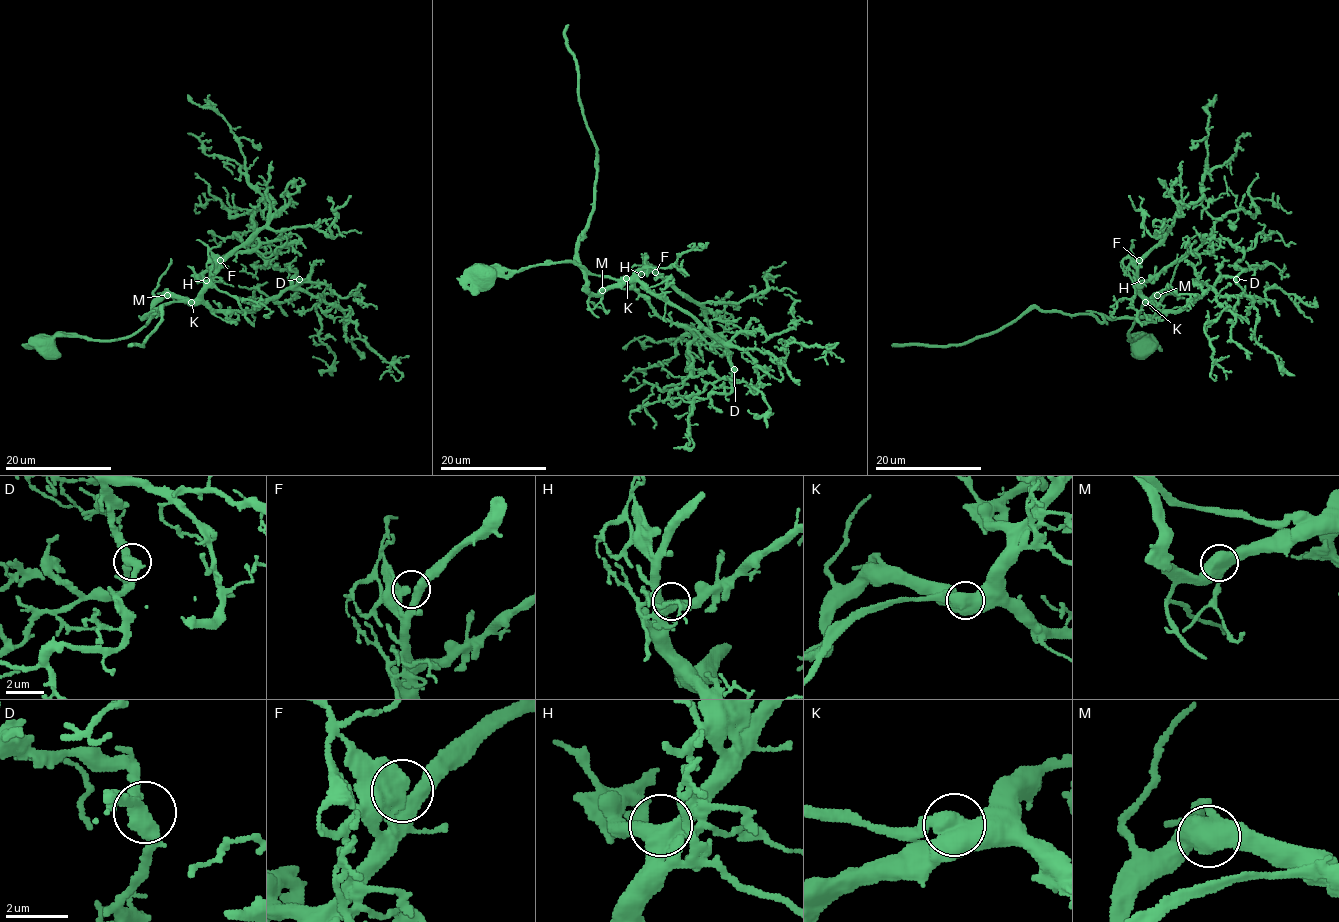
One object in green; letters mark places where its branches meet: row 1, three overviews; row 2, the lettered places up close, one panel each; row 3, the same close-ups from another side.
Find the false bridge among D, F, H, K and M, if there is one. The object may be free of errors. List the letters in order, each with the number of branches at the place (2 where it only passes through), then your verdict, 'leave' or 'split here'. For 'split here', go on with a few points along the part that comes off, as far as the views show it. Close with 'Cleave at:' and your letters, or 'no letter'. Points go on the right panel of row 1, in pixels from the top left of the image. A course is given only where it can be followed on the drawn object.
D: 3 | leave
F: 2 | leave
H: 3 | leave
K: 2 | leave
M: 3 | leave
Cleave at: no letter

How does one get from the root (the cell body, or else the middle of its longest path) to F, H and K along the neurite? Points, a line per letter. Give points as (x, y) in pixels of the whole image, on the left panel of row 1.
F: (46, 346), (57, 333), (86, 336), (93, 340), (129, 337), (162, 307), (175, 301), (192, 301), (220, 260)
H: (46, 346), (57, 333), (86, 336), (93, 340), (129, 337), (162, 307), (175, 301), (192, 301), (206, 280)
K: (46, 346), (57, 333), (86, 336), (93, 340), (129, 337), (162, 307), (175, 301), (191, 301)

